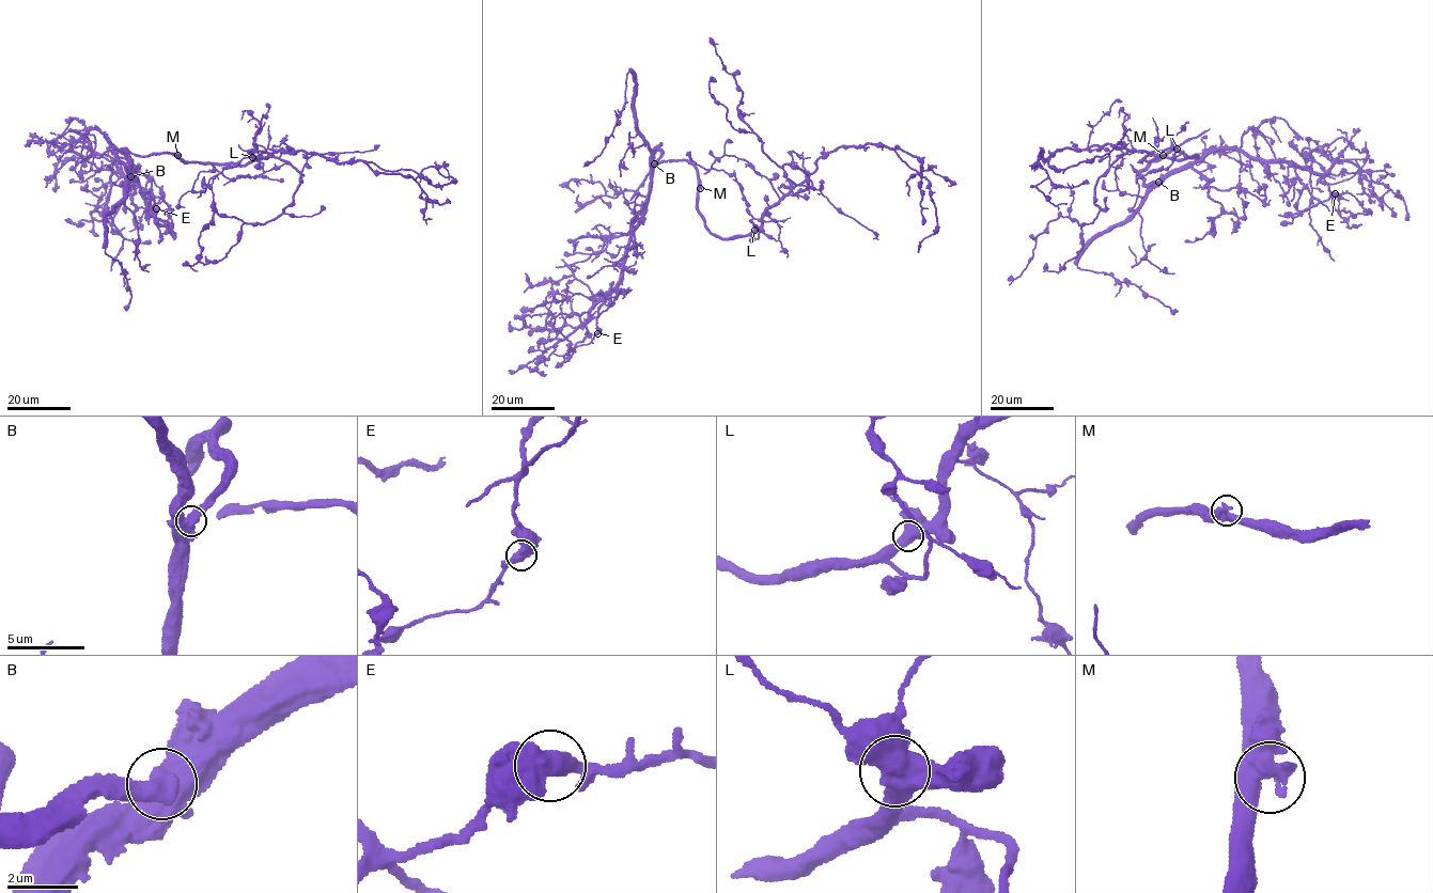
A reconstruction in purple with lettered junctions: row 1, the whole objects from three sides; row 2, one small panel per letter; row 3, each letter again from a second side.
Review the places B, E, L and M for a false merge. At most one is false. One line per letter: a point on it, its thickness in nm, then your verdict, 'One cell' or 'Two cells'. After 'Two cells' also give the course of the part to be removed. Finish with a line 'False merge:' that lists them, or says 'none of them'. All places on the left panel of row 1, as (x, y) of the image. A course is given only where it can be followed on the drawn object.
B: Place: (130, 176). Thickness 600 nm. Two cells. Course of the part to remove: (130, 176), (117, 147), (247, 165), (283, 149), (411, 169), (438, 186), (454, 181), (434, 161)
E: Place: (156, 208). Thickness 650 nm. One cell
L: Place: (252, 157). Thickness 600 nm. One cell
M: Place: (177, 155). Thickness 550 nm. One cell
False merge: B

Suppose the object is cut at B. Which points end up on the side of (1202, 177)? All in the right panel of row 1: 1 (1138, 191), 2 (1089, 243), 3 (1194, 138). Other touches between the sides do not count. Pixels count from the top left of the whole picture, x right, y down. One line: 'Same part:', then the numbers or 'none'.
Same part: 2

